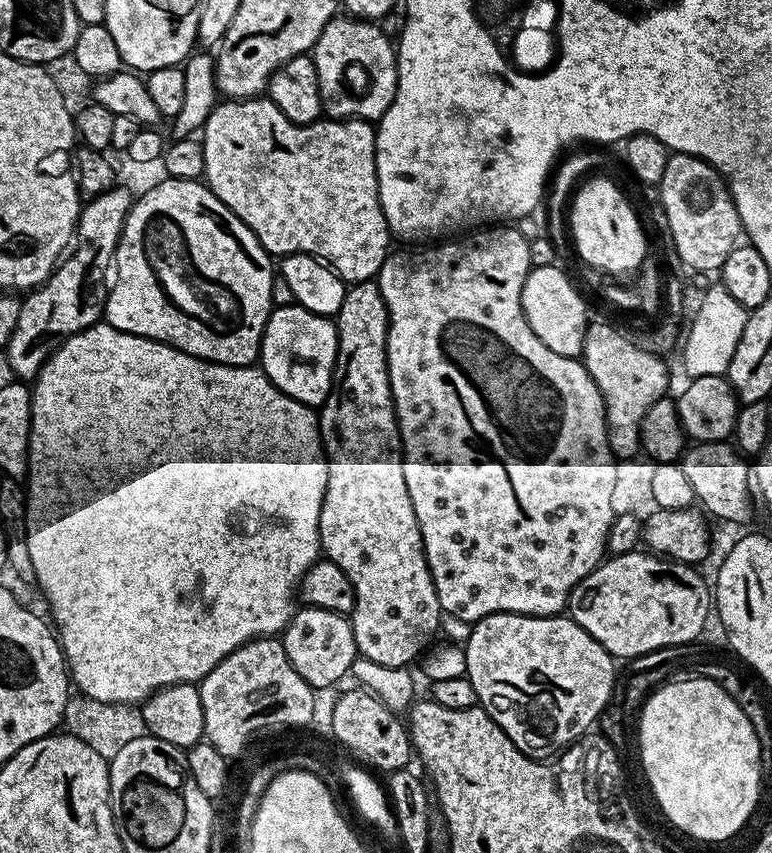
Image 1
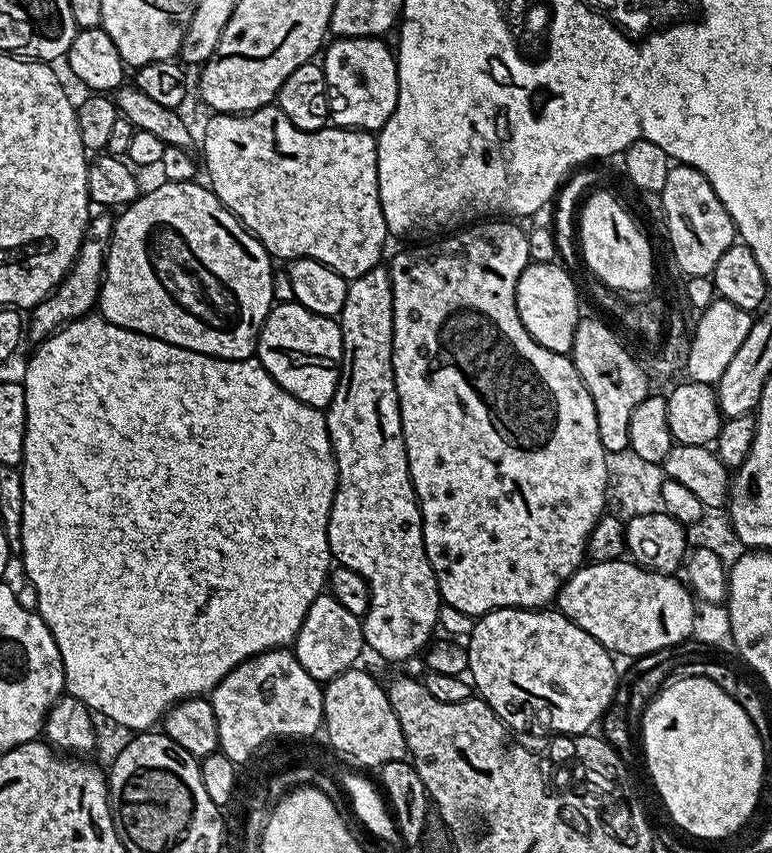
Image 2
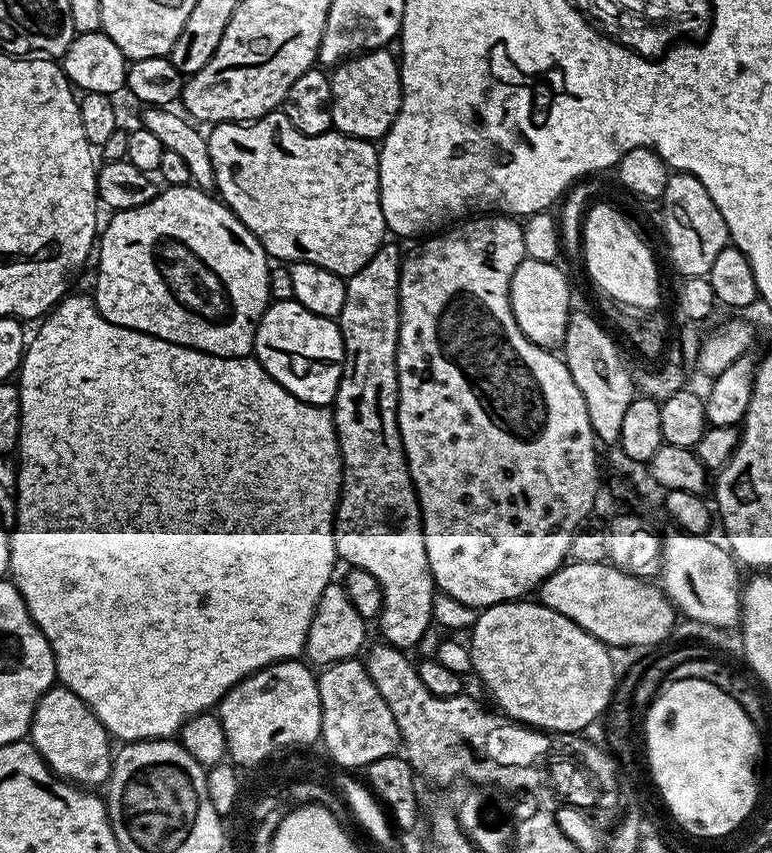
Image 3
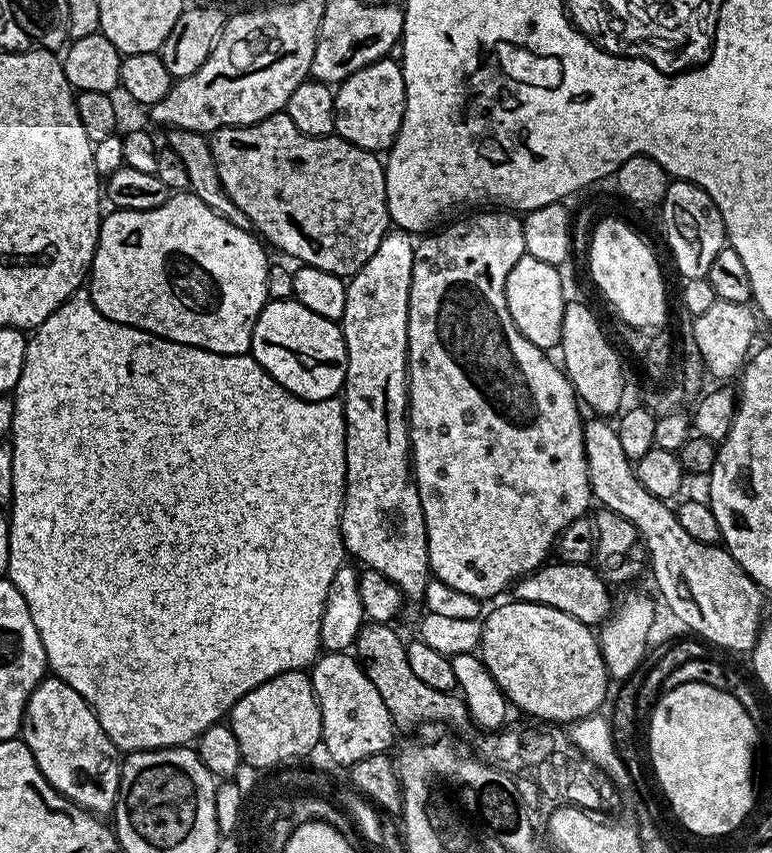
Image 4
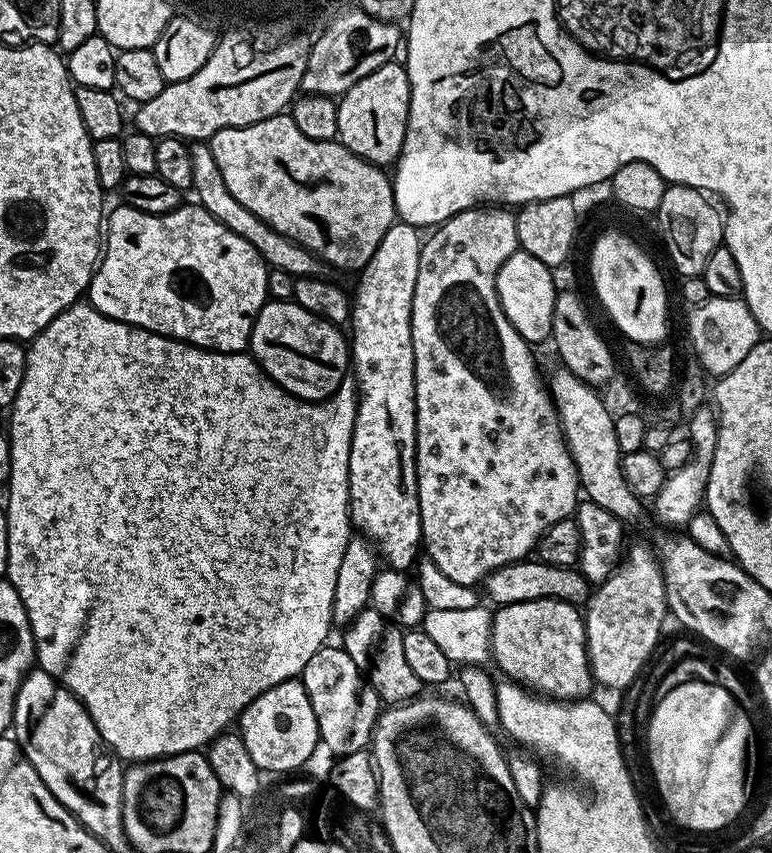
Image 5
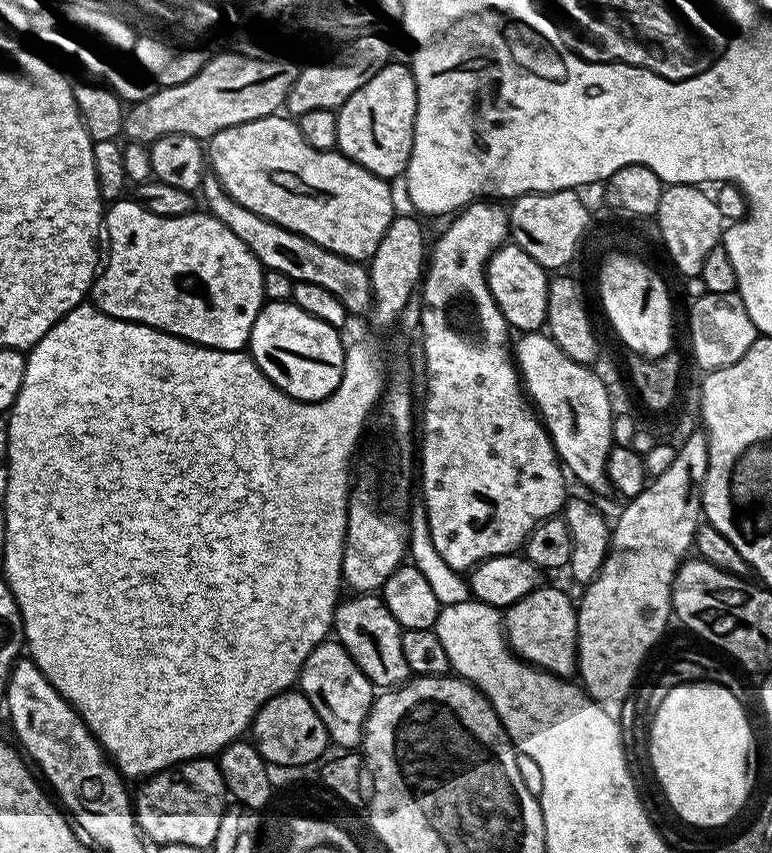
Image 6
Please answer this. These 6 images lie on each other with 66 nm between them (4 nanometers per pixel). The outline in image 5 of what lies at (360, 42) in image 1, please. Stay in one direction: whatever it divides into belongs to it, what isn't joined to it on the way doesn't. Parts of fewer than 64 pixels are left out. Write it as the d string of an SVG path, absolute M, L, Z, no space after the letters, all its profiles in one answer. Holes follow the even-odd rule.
M393 62L378 66L374 74L366 74L350 90L339 97L338 139L354 154L377 166L392 166L400 159L402 142L406 138L410 110L410 82L408 69L403 63Z

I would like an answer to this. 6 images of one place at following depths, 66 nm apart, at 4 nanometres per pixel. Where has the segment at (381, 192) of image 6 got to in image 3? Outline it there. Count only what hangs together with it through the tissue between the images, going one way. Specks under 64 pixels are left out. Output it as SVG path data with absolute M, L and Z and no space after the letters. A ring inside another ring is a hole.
M282 110L268 112L264 116L259 116L257 120L215 125L207 133L207 138L210 146L210 162L214 162L214 170L216 171L215 191L218 193L219 199L223 200L228 209L255 234L258 242L273 261L322 266L322 270L330 270L334 274L347 278L358 270L362 270L362 266L366 266L366 262L370 262L370 258L374 258L380 245L385 243L386 229L382 214L382 202L380 201L380 154L373 141L359 140L335 130L313 136L302 134L290 122L290 118L286 118L286 114Z

